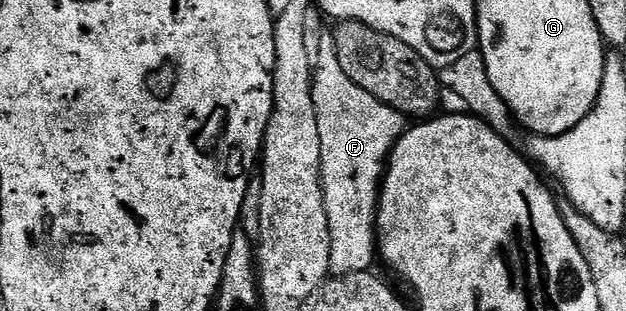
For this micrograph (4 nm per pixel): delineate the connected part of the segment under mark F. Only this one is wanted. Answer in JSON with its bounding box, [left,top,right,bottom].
[313,34,409,276]

